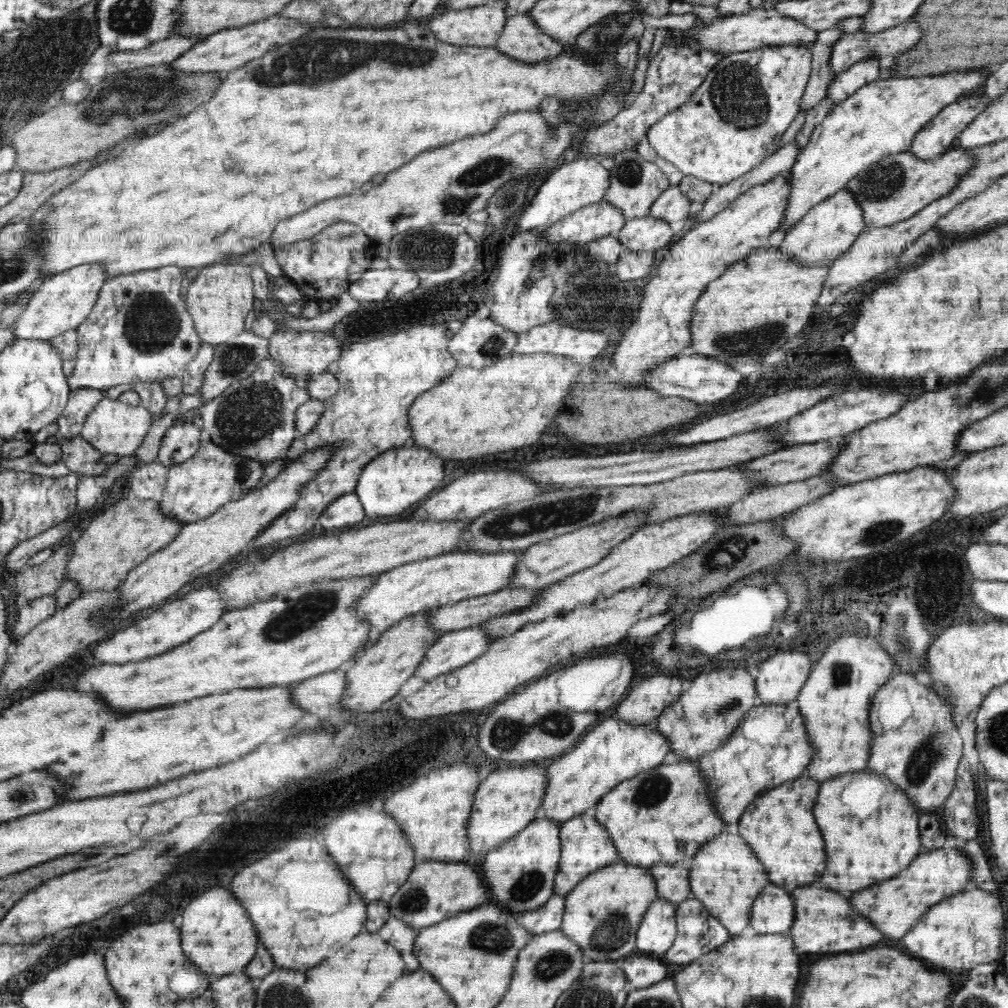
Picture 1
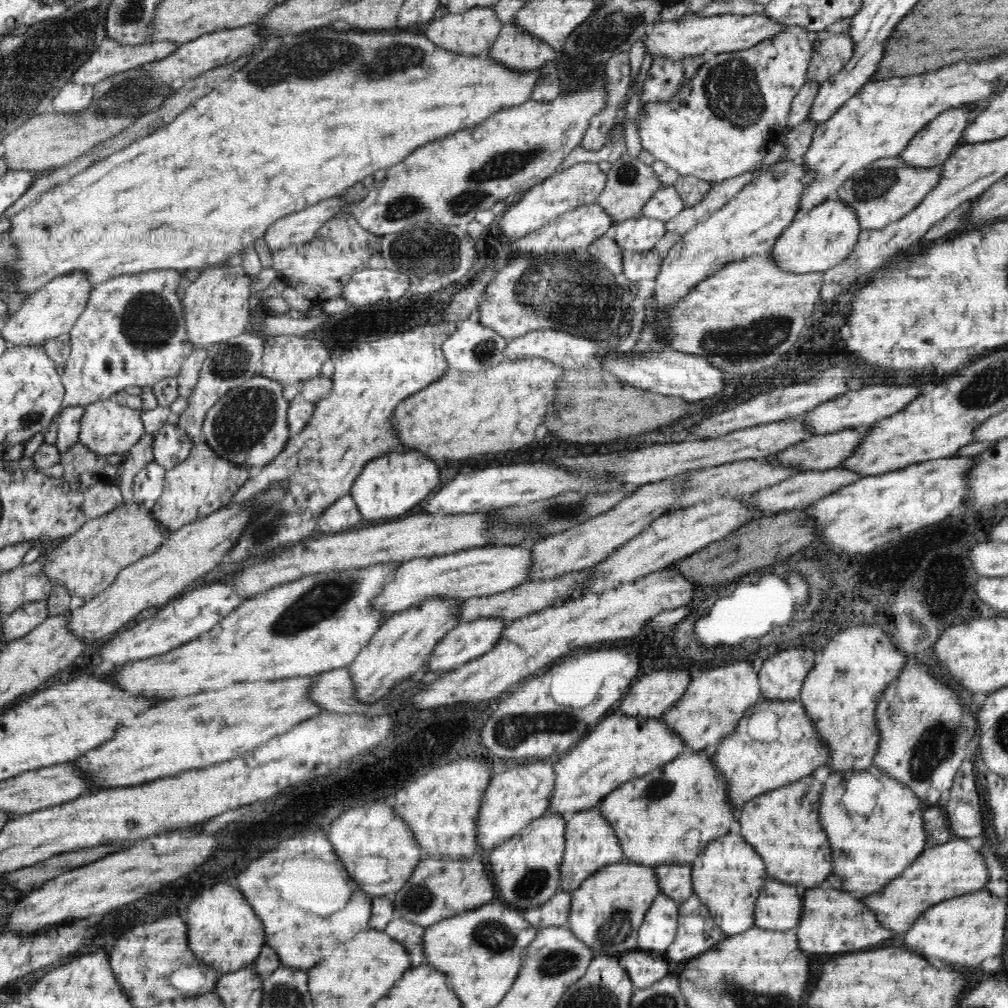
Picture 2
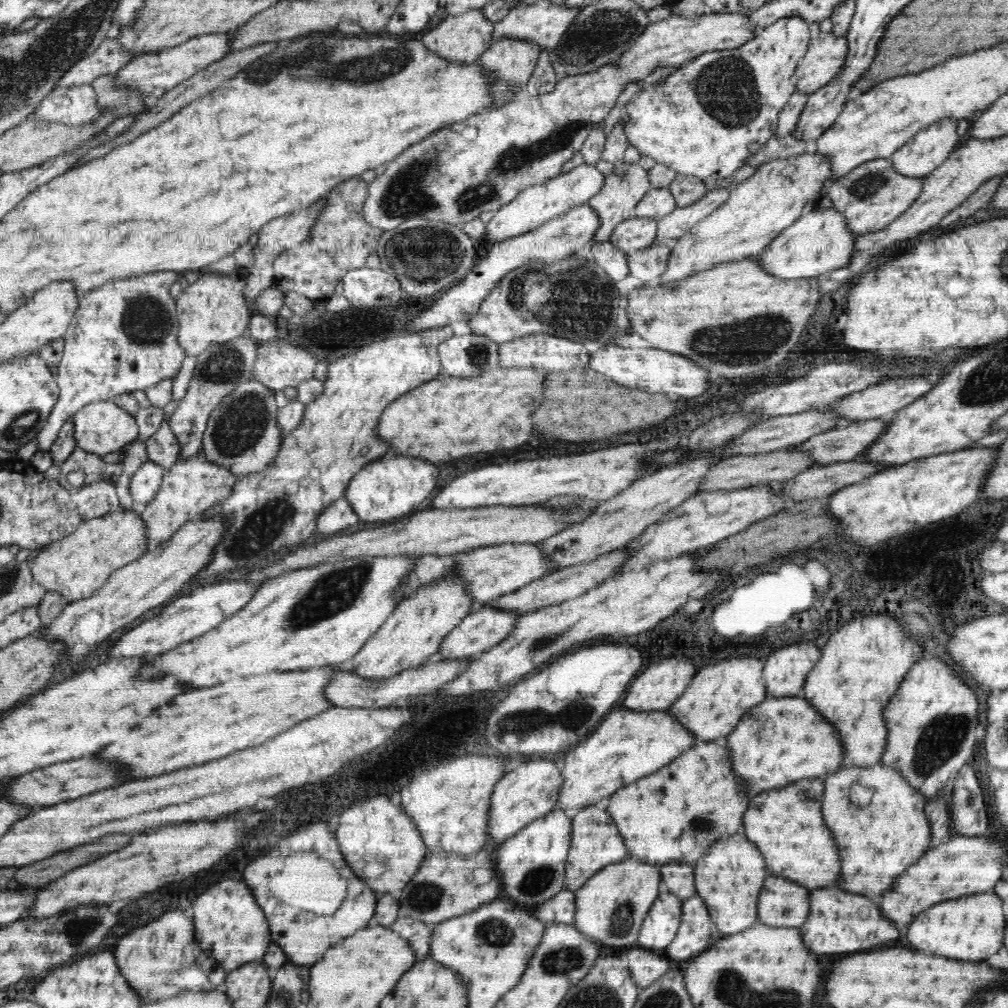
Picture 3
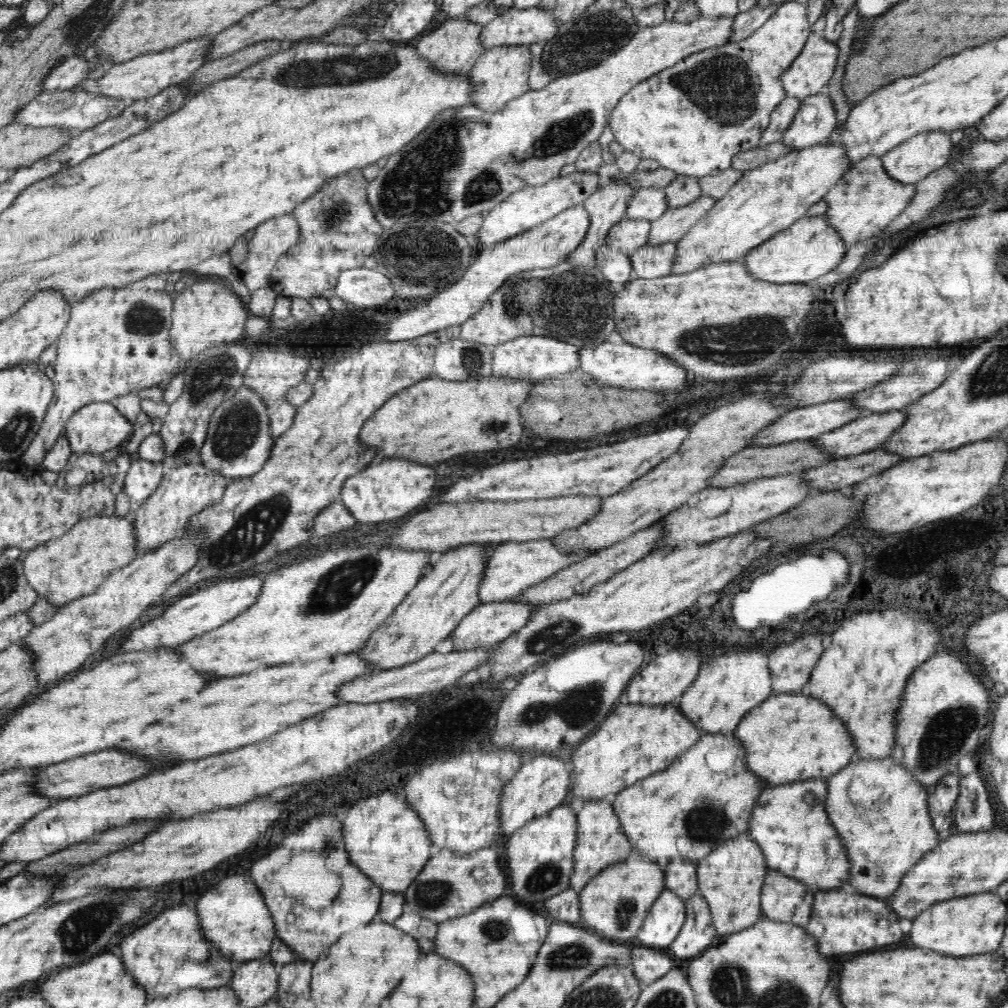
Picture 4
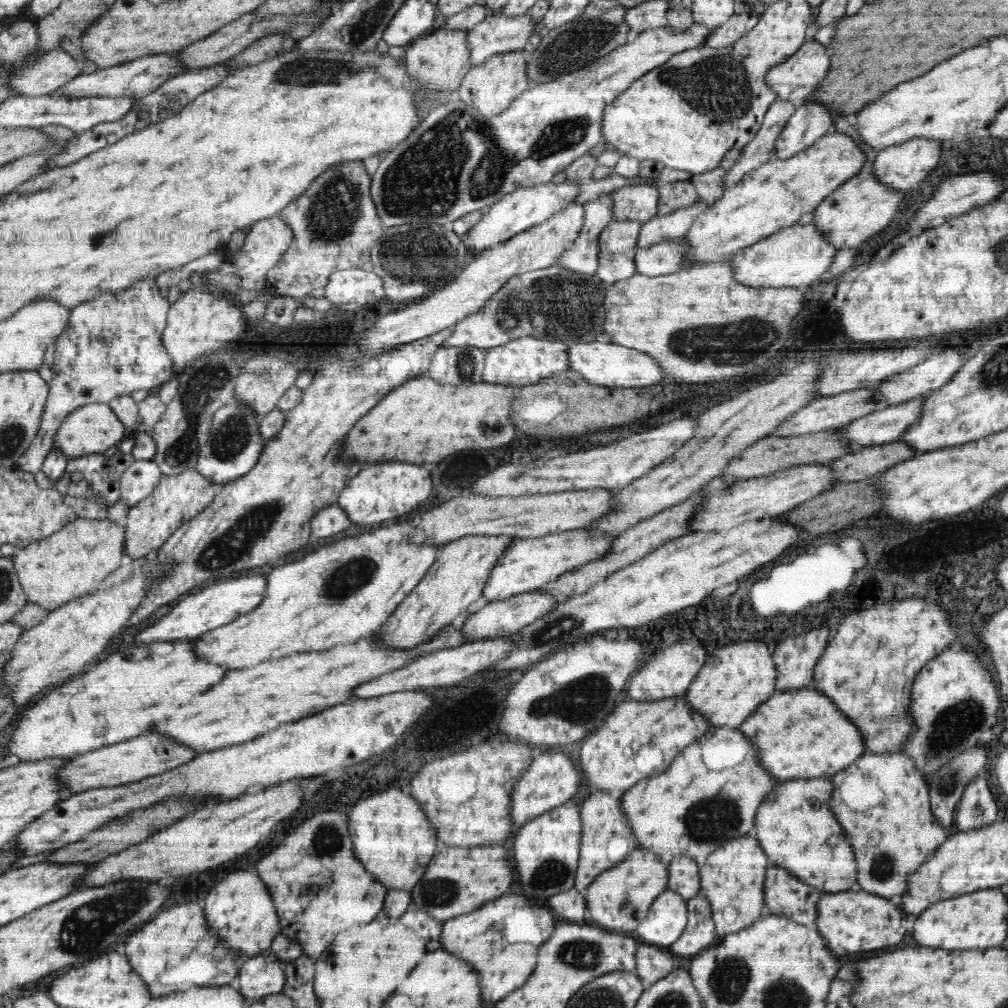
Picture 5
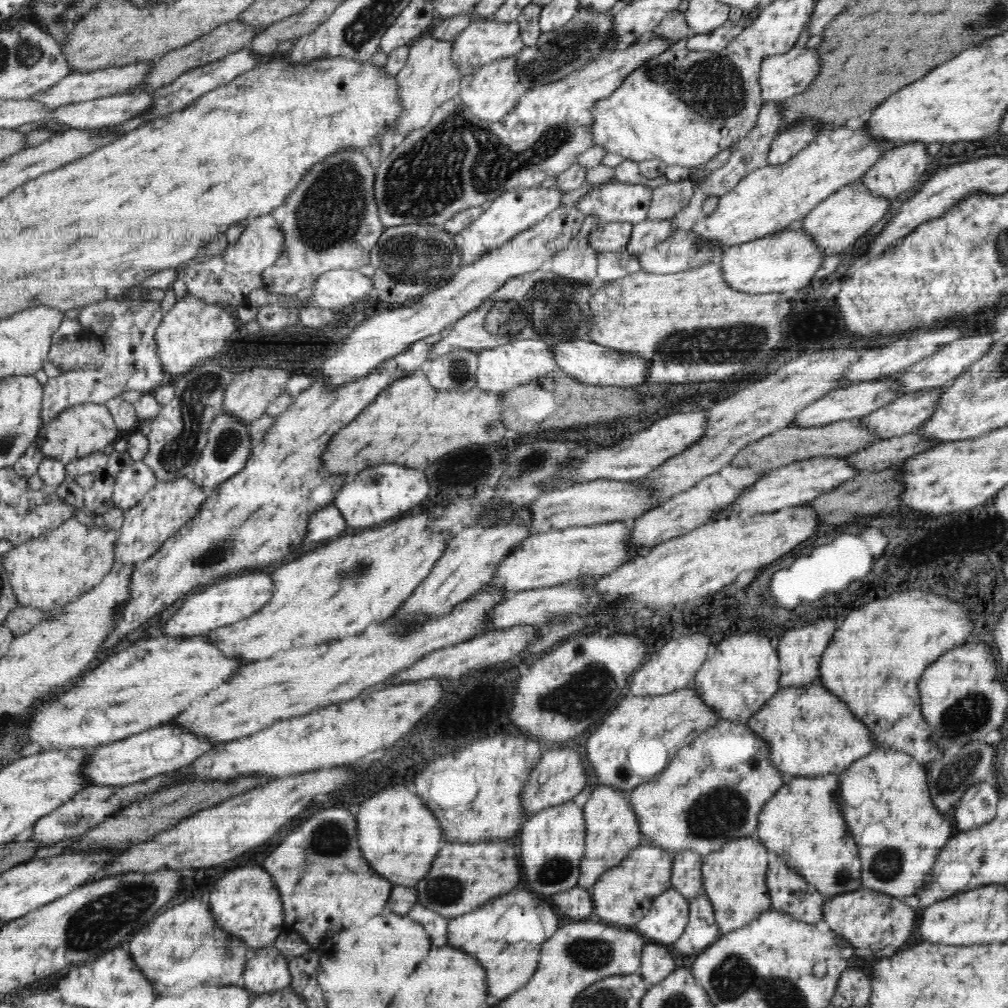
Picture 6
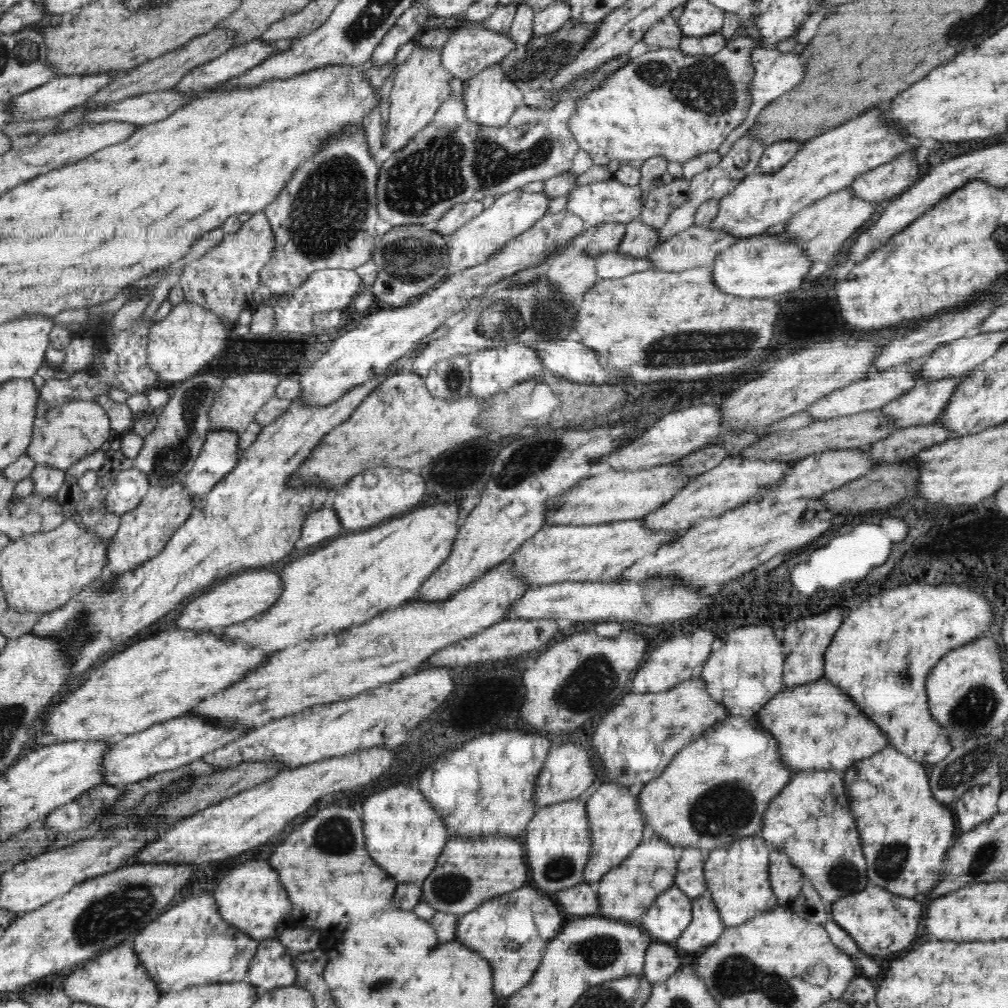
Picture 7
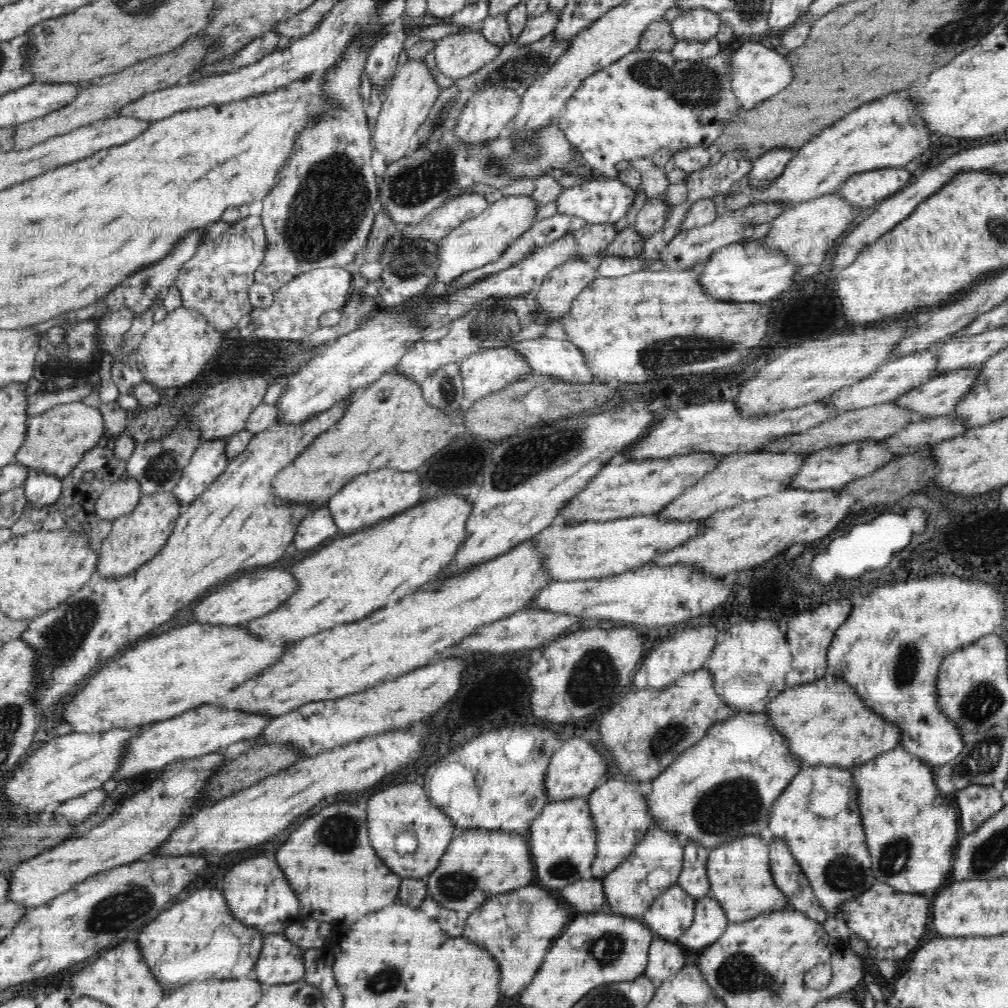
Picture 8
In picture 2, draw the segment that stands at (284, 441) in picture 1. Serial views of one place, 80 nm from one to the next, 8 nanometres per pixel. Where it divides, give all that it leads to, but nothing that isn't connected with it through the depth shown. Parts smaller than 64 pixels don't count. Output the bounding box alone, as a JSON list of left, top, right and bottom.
[202,373,290,471]

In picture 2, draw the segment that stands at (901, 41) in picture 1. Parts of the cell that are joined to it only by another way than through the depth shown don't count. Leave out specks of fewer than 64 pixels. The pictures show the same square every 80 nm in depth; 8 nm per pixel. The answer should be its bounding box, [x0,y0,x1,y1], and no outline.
[807,31,854,84]

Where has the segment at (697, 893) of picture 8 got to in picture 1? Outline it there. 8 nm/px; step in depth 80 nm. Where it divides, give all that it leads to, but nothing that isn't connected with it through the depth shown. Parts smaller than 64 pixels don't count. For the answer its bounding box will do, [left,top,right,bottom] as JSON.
[650,865,692,905]

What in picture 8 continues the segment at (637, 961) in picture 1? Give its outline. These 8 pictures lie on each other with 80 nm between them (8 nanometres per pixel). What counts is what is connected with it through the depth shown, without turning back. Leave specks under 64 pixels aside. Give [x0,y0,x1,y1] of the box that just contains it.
[645,938,686,988]

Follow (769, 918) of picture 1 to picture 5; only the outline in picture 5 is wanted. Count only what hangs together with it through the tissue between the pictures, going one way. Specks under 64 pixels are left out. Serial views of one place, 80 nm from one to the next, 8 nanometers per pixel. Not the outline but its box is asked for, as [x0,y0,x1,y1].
[764,866,822,926]

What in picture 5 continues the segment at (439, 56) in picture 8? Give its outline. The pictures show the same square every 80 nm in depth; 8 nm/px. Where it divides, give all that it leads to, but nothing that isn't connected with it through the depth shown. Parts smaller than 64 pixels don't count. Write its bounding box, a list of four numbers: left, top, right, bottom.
[468,12,544,66]

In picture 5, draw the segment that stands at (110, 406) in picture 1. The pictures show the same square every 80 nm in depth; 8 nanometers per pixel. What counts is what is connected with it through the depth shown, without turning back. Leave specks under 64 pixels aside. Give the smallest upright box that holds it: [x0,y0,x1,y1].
[53,403,128,458]

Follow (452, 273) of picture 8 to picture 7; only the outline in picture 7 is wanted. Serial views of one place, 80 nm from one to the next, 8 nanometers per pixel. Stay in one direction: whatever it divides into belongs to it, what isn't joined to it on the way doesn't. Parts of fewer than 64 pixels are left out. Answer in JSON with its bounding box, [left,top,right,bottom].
[447,189,548,276]

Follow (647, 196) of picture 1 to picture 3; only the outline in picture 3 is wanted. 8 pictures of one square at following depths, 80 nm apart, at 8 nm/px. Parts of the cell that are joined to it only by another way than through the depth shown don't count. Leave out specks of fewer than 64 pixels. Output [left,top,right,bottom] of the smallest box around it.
[587,161,652,242]

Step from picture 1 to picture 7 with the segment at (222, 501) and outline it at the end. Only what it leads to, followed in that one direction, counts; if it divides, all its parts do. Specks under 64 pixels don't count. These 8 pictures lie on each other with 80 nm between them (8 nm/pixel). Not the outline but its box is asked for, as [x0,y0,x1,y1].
[106,483,198,574]

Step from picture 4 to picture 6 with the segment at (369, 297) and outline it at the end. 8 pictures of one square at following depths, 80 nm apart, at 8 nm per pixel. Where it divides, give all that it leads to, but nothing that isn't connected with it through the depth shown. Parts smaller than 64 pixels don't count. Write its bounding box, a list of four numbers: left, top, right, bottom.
[308,269,374,312]

